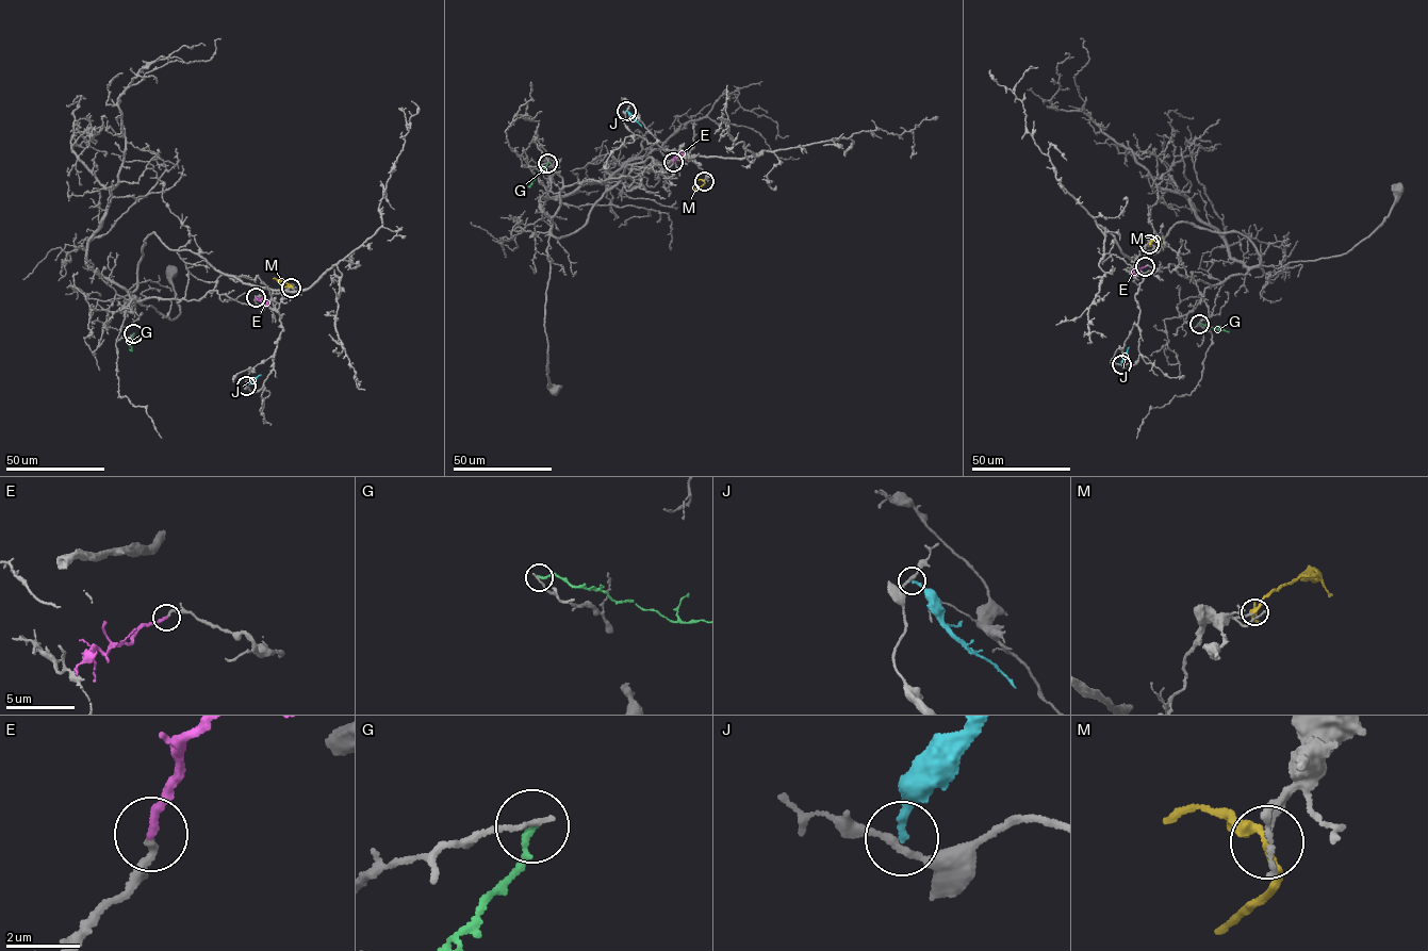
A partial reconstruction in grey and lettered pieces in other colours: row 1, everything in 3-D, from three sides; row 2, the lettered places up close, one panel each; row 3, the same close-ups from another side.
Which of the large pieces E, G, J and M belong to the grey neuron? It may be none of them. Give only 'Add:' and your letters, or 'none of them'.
Add: E, M

